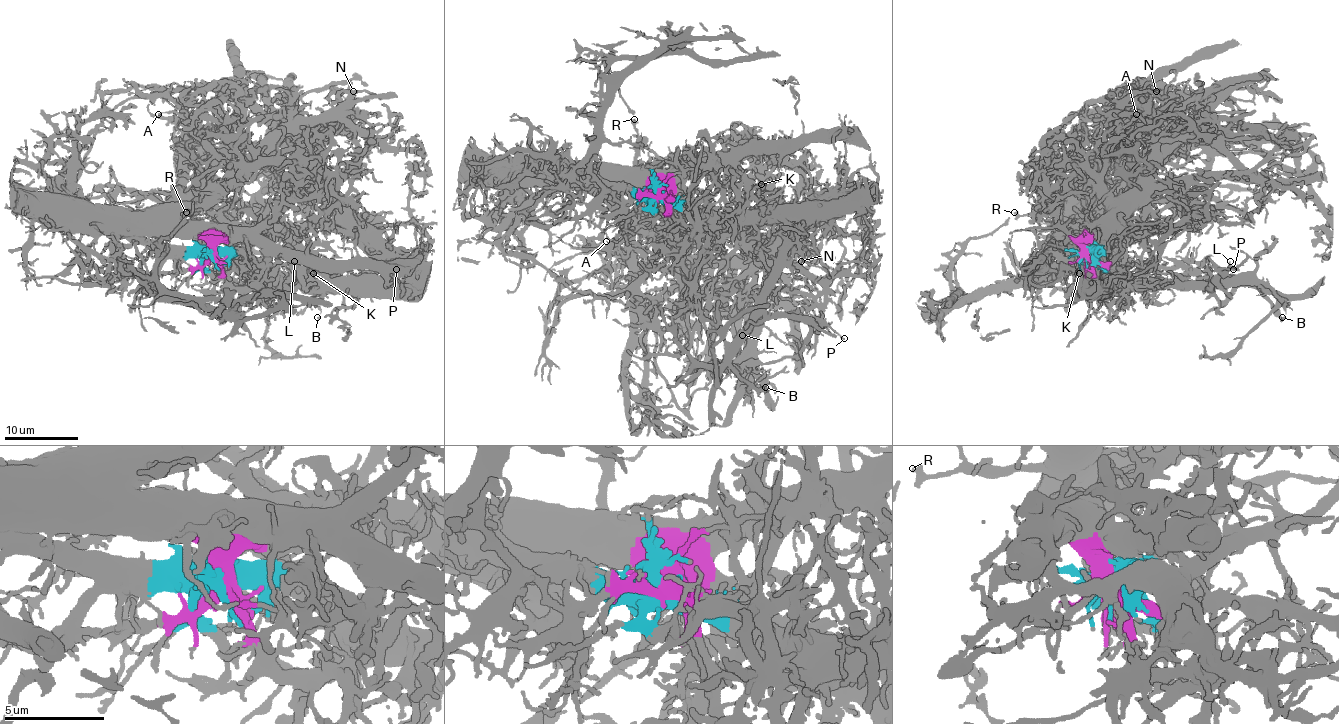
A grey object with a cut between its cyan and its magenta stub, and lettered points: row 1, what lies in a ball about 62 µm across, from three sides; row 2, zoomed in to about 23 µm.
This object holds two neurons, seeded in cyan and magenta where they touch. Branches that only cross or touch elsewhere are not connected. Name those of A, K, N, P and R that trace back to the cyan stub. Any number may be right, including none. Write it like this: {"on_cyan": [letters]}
{"on_cyan": ["K", "P"]}

